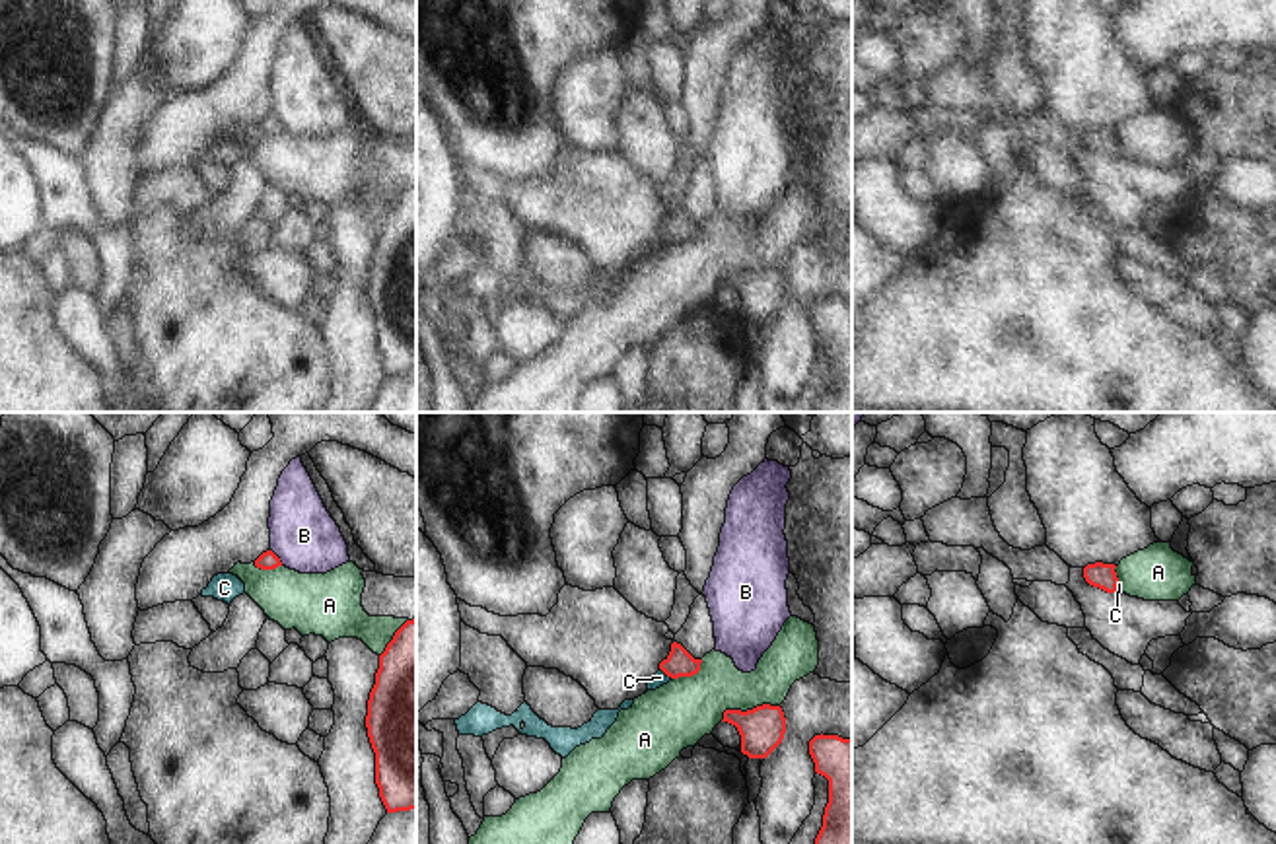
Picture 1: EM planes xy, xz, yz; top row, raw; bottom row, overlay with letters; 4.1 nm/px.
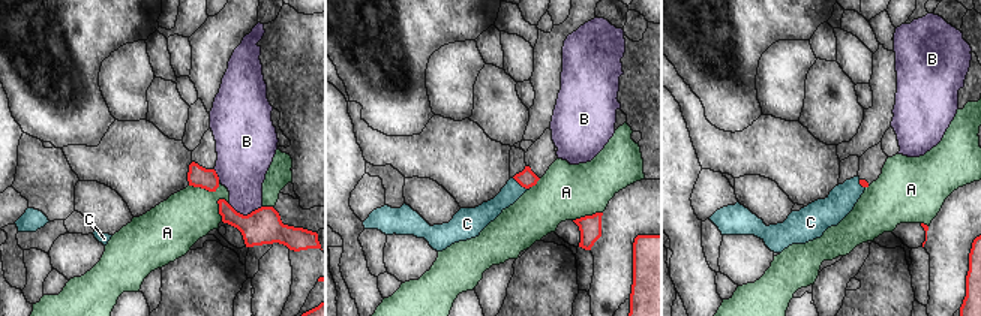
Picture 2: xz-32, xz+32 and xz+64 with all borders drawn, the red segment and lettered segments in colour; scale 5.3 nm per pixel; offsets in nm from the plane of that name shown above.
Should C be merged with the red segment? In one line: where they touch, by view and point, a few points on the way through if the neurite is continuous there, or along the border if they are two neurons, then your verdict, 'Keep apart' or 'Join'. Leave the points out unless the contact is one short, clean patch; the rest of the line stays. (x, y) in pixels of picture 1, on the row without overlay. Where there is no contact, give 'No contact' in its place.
Touches red at xz (666, 238). Path across: xz (679, 226), (666, 238), (660, 242). Join.

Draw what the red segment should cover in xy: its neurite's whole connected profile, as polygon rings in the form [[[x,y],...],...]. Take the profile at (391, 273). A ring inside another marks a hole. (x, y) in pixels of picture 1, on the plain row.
[[[416,183],[379,220],[366,292],[387,377],[416,373]]]

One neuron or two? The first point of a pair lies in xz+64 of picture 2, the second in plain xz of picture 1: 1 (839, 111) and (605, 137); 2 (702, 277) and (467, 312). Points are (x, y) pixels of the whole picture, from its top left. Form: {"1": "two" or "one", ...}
{"1": "two", "2": "two"}

